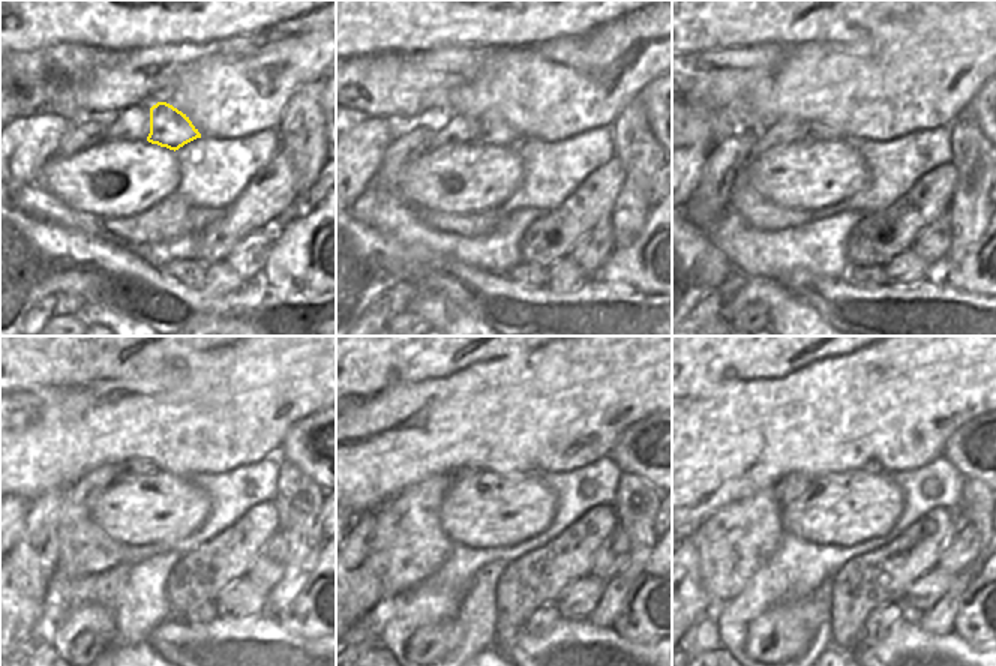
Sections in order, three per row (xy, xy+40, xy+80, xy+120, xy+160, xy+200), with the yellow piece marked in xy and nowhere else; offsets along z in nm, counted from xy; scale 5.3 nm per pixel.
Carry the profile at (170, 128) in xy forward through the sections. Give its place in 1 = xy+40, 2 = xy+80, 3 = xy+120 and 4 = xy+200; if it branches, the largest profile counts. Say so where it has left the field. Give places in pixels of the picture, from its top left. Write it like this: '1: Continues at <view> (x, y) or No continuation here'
1: Continues at xy+40 (494, 129)
2: Continues at xy+80 (818, 131)
3: Continues at xy+120 (135, 467)
4: Continues at xy+200 (788, 488)

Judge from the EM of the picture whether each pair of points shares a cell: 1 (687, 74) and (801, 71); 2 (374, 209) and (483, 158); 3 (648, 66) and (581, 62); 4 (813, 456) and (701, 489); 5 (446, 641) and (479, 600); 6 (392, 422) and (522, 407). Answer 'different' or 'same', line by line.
1: different
2: different
3: same
4: same
5: different
6: same

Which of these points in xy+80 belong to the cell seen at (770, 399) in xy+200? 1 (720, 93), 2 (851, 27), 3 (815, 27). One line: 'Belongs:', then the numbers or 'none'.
Belongs: none

